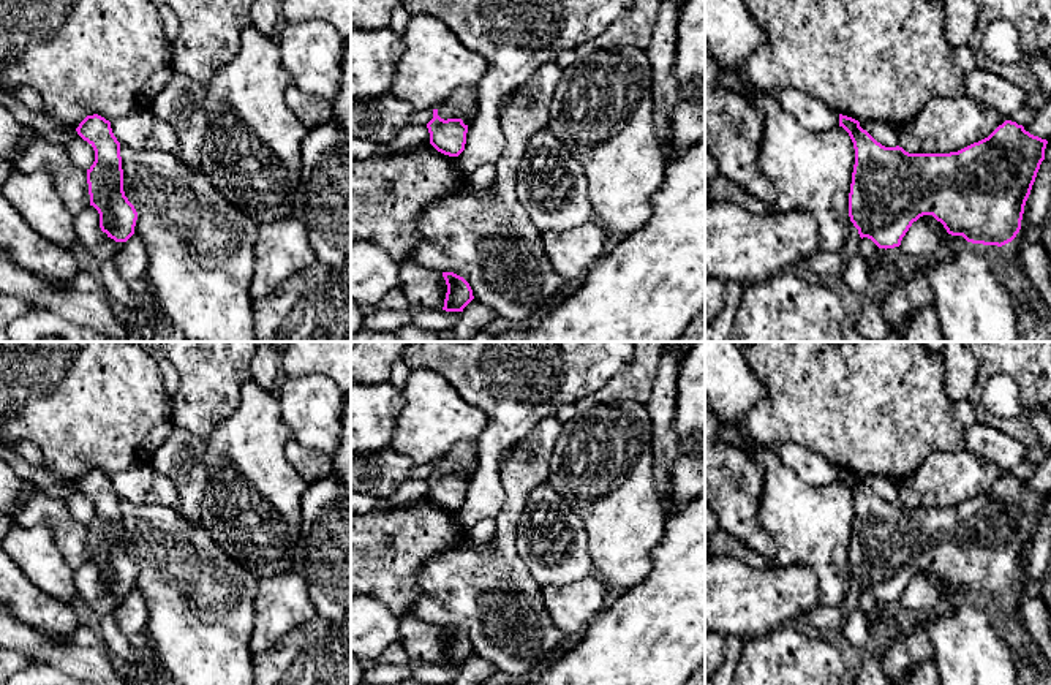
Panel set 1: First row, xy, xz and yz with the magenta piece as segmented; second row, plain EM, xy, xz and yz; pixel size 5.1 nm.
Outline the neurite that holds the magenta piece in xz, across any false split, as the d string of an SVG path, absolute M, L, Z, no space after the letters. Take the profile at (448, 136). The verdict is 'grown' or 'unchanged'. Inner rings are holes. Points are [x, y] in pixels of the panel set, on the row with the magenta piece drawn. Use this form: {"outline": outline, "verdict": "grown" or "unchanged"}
{"outline": "M433 109L433 119L427 123L430 144L441 153L458 157L465 150L468 125L461 119L441 119Z", "verdict": "unchanged"}

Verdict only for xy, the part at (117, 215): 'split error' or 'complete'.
complete

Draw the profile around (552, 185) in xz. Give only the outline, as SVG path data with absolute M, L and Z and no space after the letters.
M548 128L534 133L525 147L517 198L542 233L583 225L594 215L583 166Z

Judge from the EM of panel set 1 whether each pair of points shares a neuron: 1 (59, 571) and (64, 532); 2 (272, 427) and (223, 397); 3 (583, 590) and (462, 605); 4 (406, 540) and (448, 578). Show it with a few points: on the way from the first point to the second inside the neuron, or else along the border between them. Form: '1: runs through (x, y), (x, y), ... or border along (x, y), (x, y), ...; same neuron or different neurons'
1: border along (35, 526), (51, 532), (73, 571); different neurons
2: border along (250, 378), (242, 386), (237, 407), (210, 432); different neurons
3: border along (541, 587), (541, 601), (550, 620), (560, 628); different neurons
4: border along (460, 541), (433, 554), (421, 567), (419, 597); different neurons

